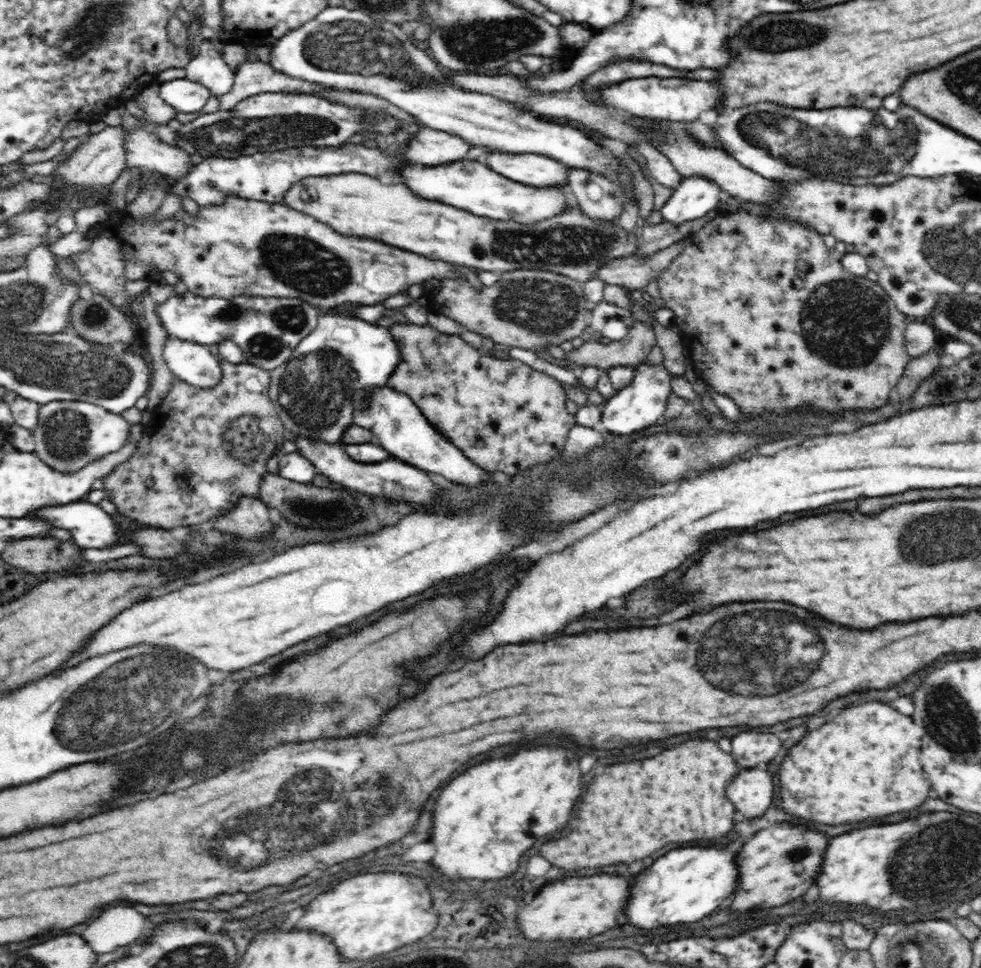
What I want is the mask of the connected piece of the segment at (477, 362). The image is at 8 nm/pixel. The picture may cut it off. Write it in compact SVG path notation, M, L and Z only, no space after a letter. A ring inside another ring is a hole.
M394 323L388 329L401 346L402 358L388 378L388 388L408 395L423 416L448 441L454 443L471 461L490 472L500 470L508 476L528 467L546 464L561 457L568 433L576 425L575 416L566 409L566 392L556 378L542 373L520 359L498 359L482 355L460 335L448 335L426 324Z

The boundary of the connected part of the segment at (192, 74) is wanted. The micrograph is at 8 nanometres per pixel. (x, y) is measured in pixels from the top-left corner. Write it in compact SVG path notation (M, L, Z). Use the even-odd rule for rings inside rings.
M209 39L202 40L198 54L192 56L185 70L188 80L204 85L214 96L232 90L234 73Z

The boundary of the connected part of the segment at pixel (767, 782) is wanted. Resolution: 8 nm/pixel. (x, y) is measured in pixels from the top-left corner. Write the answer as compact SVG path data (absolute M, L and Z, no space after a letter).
M756 768L744 770L726 786L726 796L744 816L758 818L766 814L772 804L774 780L768 772Z

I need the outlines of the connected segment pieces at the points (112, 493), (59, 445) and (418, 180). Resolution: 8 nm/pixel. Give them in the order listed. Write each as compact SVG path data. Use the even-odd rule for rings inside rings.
M223 360L221 362L221 379L215 387L200 388L186 381L175 378L172 382L172 388L166 395L166 398L151 411L151 421L146 426L146 433L143 438L136 444L136 452L130 456L126 462L116 466L108 476L104 478L104 489L108 491L108 498L117 506L120 514L129 516L132 520L137 520L143 526L167 529L174 526L192 526L192 524L200 524L206 522L212 516L222 516L226 512L230 512L238 504L242 496L258 497L260 490L260 482L262 476L267 473L266 462L275 454L274 451L280 447L288 438L289 430L284 426L283 421L279 418L279 409L275 409L269 397L270 373L259 366L240 362L231 363ZM146 480L152 480L153 486L148 488Z
M52 401L43 404L40 407L38 426L32 432L35 440L35 449L33 450L42 462L45 462L50 468L66 474L82 470L88 462L104 458L108 454L118 452L130 438L130 426L121 414L107 411L102 406L91 402L82 401Z
M461 159L446 166L408 165L403 168L402 184L408 184L420 198L438 200L462 210L468 210L476 216L486 216L494 220L512 220L520 224L534 224L562 214L568 208L562 188L524 186L513 182L490 170L478 161Z

